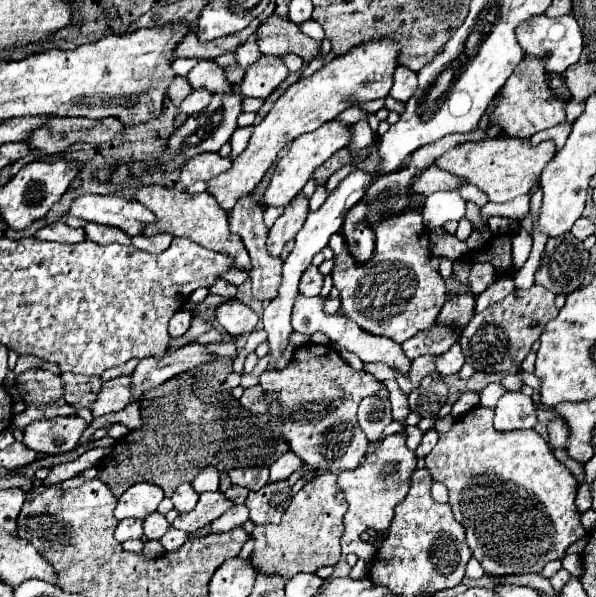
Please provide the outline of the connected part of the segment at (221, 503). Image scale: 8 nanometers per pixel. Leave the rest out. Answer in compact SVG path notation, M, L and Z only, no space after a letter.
M201 493L197 507L193 509L193 513L181 513L175 521L173 527L175 529L183 529L183 531L197 531L203 525L219 519L227 509L233 507L233 501L229 501L223 493Z

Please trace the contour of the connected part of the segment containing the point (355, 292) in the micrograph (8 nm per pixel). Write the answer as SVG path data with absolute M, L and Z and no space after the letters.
M415 209L381 221L375 233L375 255L367 263L355 261L347 251L341 233L331 237L329 247L335 251L335 267L331 271L333 285L341 289L339 299L347 319L371 335L383 335L403 343L435 325L445 303L445 283L439 271L431 267L429 231Z

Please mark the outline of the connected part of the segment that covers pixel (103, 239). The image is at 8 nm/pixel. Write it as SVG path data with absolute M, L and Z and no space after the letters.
M87 223L87 225L85 225L85 233L87 233L89 241L93 241L93 243L97 243L97 245L109 245L109 243L131 245L131 237L129 237L127 233L121 233L121 229Z

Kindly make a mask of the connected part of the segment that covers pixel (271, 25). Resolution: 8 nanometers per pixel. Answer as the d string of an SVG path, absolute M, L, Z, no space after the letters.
M271 17L263 23L257 31L257 43L263 55L283 55L283 53L297 53L305 59L305 63L313 61L319 51L321 43L309 39L301 33L301 29L283 17Z

